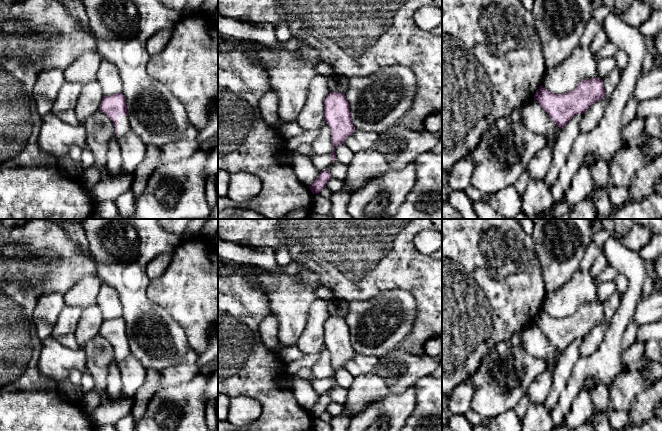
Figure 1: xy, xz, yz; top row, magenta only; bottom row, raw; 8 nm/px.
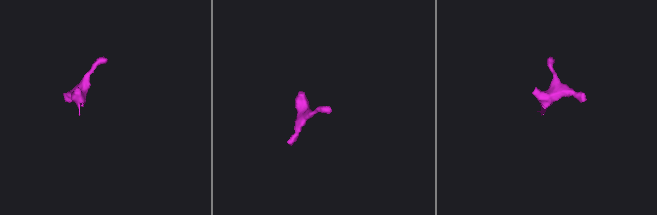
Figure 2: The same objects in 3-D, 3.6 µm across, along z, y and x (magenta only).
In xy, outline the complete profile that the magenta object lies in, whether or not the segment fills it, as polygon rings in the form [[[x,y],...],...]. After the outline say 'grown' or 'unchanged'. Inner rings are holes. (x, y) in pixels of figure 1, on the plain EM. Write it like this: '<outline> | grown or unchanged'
[[[122,316],[103,320],[99,334],[106,338],[113,346],[115,359],[118,363],[130,353],[126,321]]] | grown

